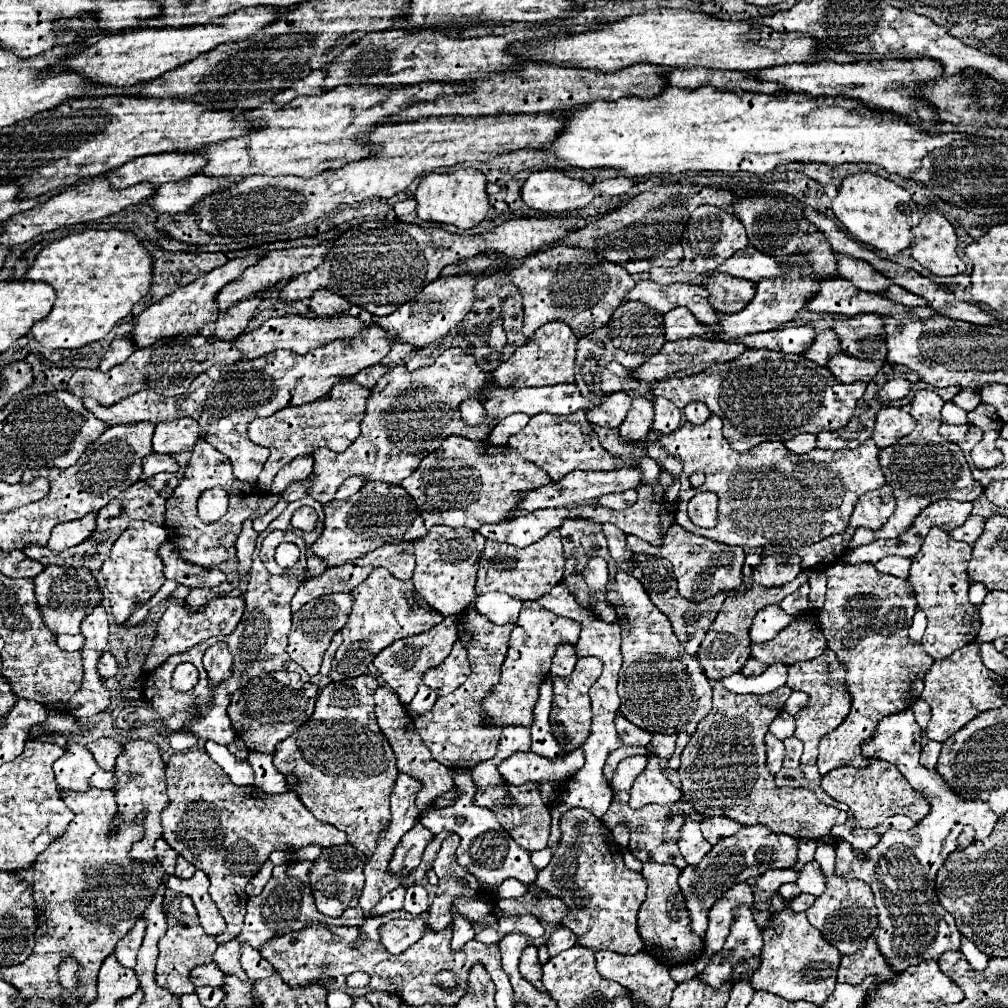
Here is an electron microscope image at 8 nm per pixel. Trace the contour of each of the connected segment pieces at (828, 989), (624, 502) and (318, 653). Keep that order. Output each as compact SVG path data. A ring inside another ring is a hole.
M784 910L774 914L770 926L762 930L764 948L762 948L762 964L758 972L754 972L752 988L766 990L784 1000L806 1000L816 1006L822 1006L836 986L836 972L840 966L840 954L832 944L828 944L820 932L808 922L806 914ZM812 980L820 980L822 984L810 984Z
M624 490L624 492L618 492L618 494L600 496L598 504L606 506L606 508L612 508L612 510L622 510L622 508L634 504L634 500L636 500L636 490Z
M328 594L324 598L310 600L298 612L294 612L292 628L290 628L290 636L288 636L288 654L310 676L318 674L320 664L322 664L322 656L324 656L326 648L330 646L332 636L336 632L340 632L342 626L346 624L350 610L352 610L352 596L350 594Z

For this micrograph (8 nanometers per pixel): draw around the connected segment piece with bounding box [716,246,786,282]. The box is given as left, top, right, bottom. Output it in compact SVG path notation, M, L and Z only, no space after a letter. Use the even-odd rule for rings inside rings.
M748 246L742 252L736 252L730 260L726 260L726 264L718 266L716 270L744 280L752 280L752 282L760 282L762 278L778 278L778 276L784 276L786 272L784 264L780 264L776 256L764 254L754 246Z

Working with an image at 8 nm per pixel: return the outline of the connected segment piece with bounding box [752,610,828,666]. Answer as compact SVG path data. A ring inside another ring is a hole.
M808 610L806 614L798 614L792 622L778 632L776 638L766 644L752 644L752 656L764 664L790 664L812 660L828 648L822 626L818 622L816 610Z

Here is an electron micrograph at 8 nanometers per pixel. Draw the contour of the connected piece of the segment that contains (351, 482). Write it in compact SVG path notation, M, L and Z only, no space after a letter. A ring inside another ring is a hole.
M348 478L348 480L338 488L336 500L344 500L344 498L348 498L350 494L356 494L358 488L362 488L362 482L366 482L366 480L362 480L362 478Z

